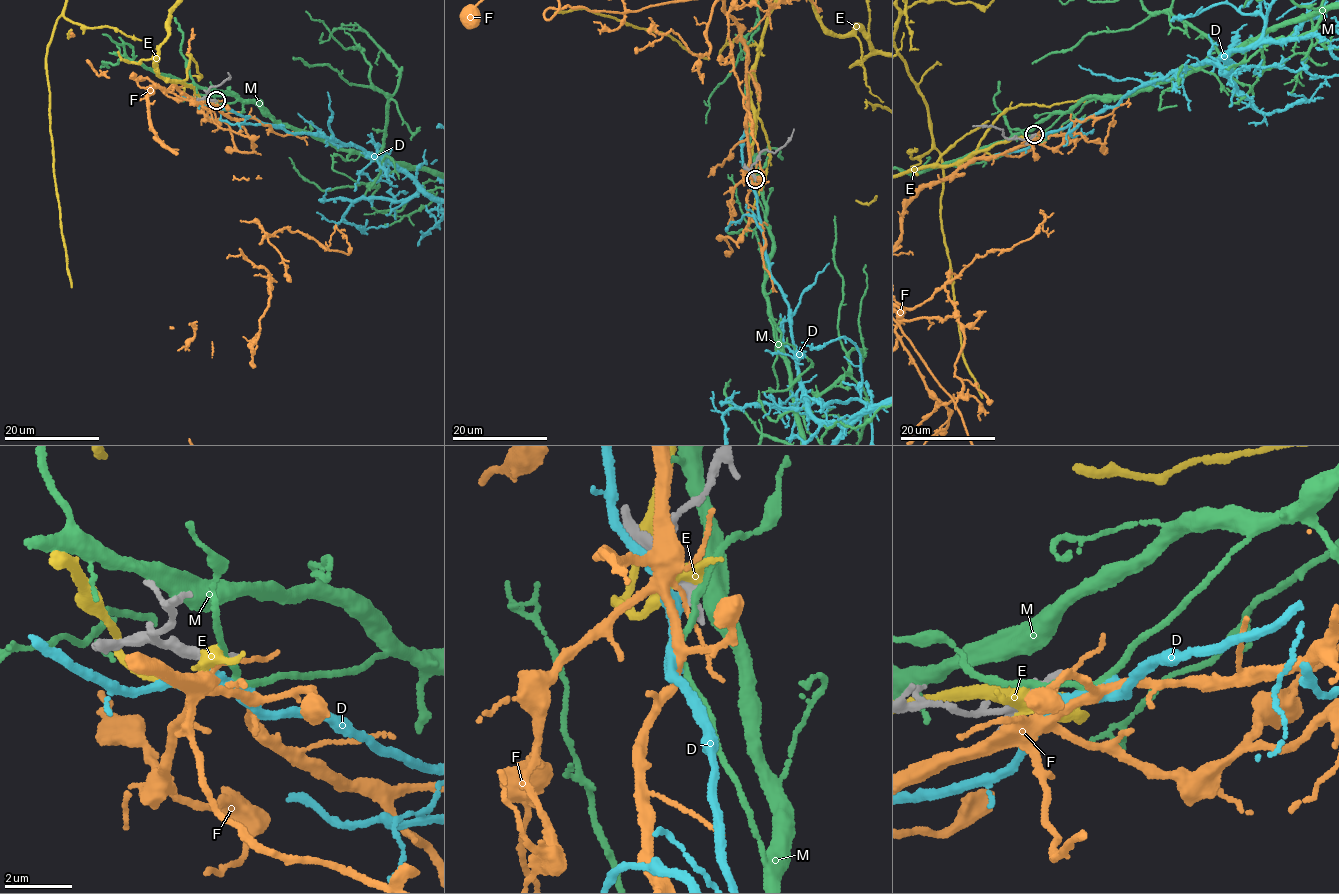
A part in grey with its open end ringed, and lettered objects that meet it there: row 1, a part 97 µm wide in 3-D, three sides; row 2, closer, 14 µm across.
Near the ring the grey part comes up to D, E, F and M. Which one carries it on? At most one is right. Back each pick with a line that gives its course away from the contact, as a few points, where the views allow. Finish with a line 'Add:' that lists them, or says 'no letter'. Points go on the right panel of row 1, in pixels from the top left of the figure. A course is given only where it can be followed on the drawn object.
Add: no letter

